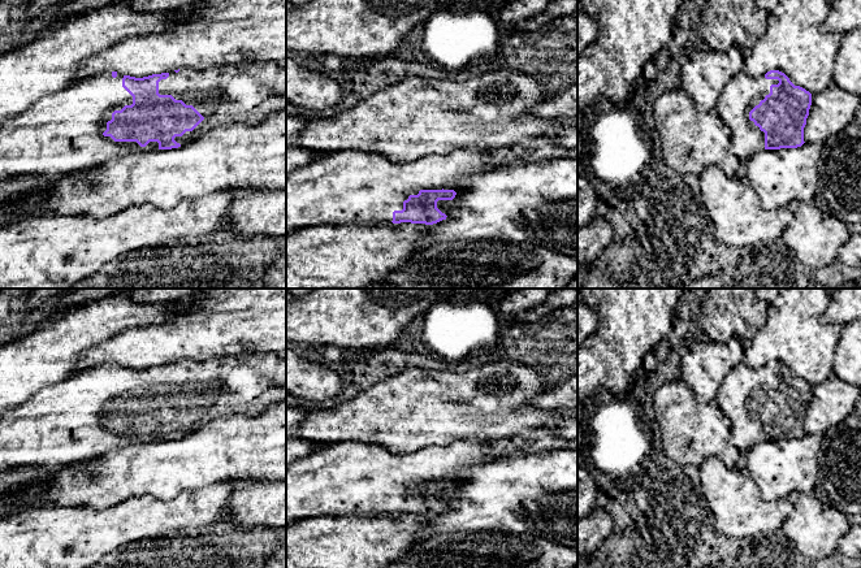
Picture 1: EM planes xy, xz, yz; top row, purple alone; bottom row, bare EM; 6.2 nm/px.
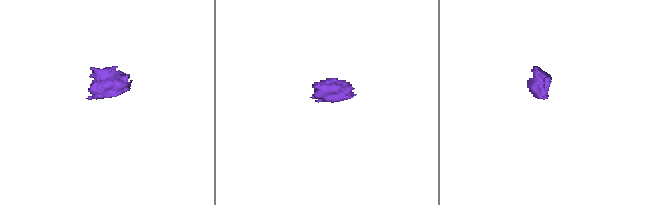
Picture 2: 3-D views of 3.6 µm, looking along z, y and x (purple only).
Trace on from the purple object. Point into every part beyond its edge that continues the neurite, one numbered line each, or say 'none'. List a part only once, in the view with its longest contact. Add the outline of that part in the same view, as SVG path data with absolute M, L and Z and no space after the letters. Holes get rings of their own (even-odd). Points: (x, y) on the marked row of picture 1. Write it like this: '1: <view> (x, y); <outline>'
1: xy (63, 133); M112 70L101 71L87 79L72 83L68 88L48 95L21 114L0 123L0 181L21 175L47 175L57 178L83 169L96 168L103 162L159 149L157 142L150 142L140 147L137 142L114 142L104 136L107 122L112 120L114 110L133 104L133 96L122 87L124 74L112 77Z

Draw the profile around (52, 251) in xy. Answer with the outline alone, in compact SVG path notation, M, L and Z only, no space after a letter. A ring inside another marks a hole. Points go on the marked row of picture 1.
M225 188L203 198L187 198L170 209L142 204L108 217L48 213L8 224L0 227L0 289L69 289L121 255L228 230L232 226L228 208L238 191Z

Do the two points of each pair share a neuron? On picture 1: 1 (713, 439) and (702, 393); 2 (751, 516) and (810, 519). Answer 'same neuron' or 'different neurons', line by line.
1: different neurons
2: different neurons

